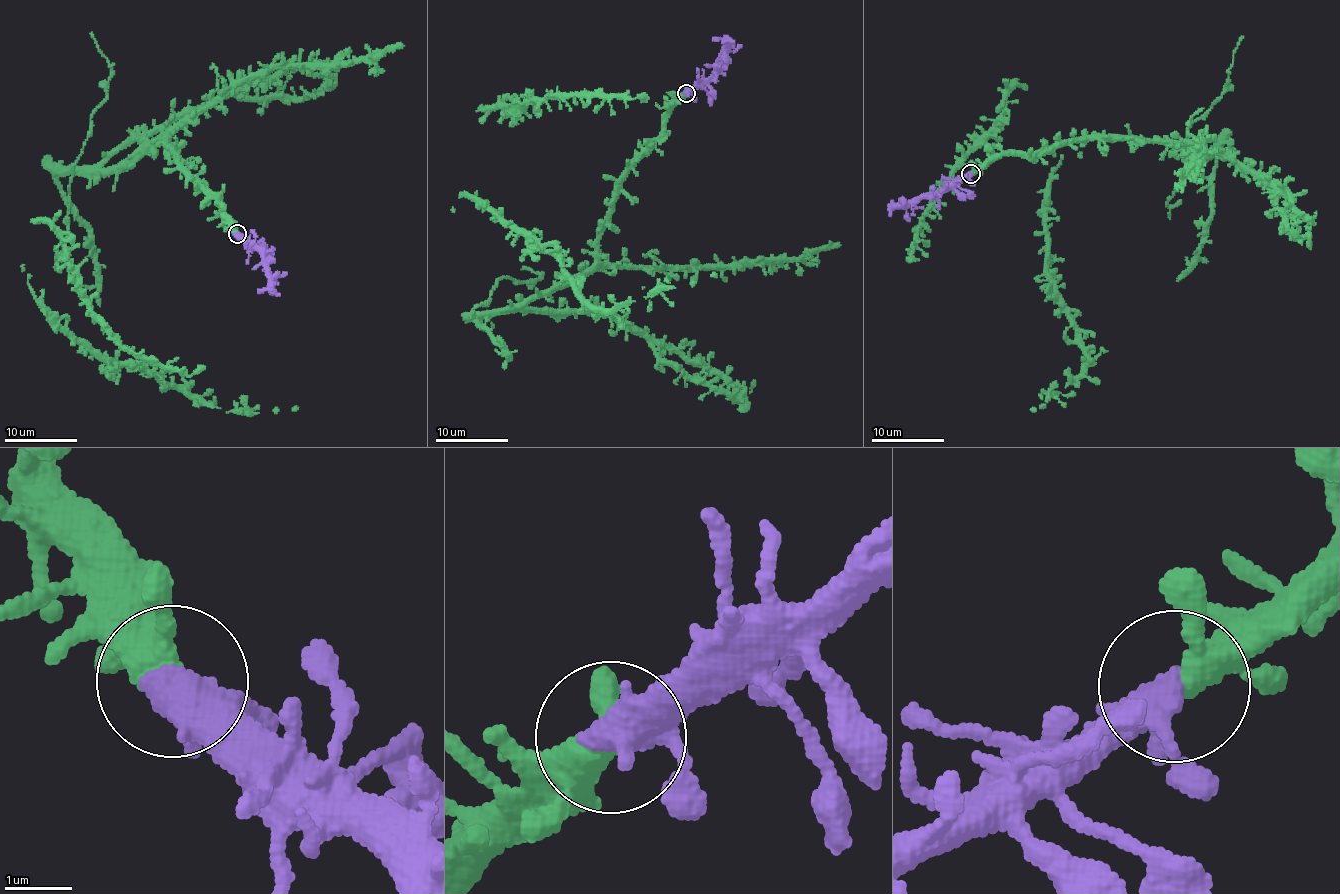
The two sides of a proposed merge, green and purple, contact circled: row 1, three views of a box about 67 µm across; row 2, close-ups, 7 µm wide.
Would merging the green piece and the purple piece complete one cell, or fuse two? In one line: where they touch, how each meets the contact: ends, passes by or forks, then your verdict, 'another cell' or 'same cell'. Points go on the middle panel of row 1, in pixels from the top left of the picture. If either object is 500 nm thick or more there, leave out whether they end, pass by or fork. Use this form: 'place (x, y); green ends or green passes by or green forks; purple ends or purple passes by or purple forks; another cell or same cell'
place (686, 93); green forks; purple passes by; same cell

